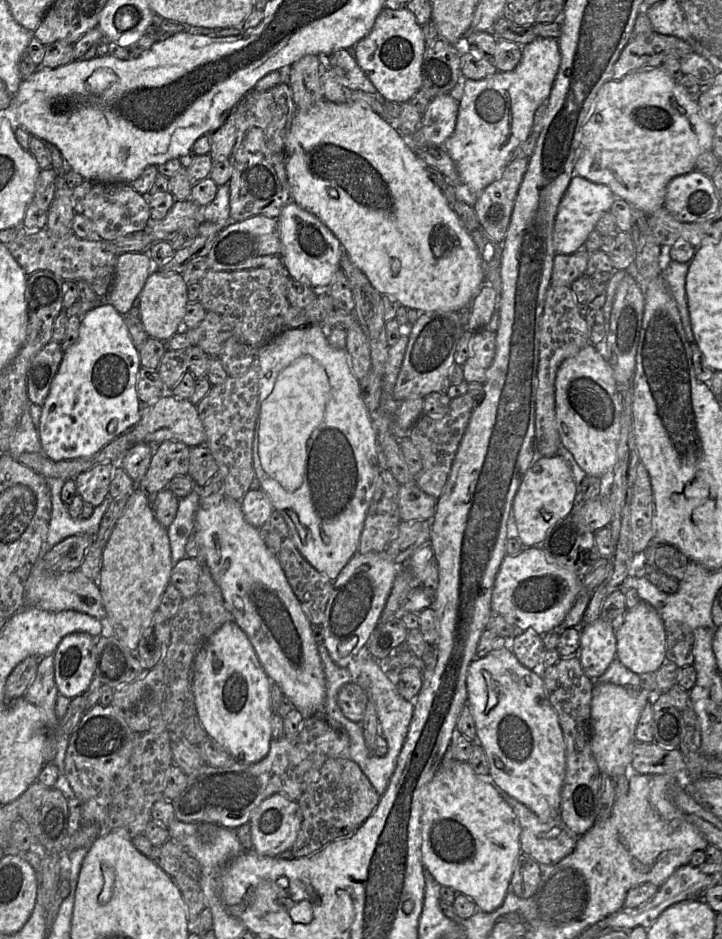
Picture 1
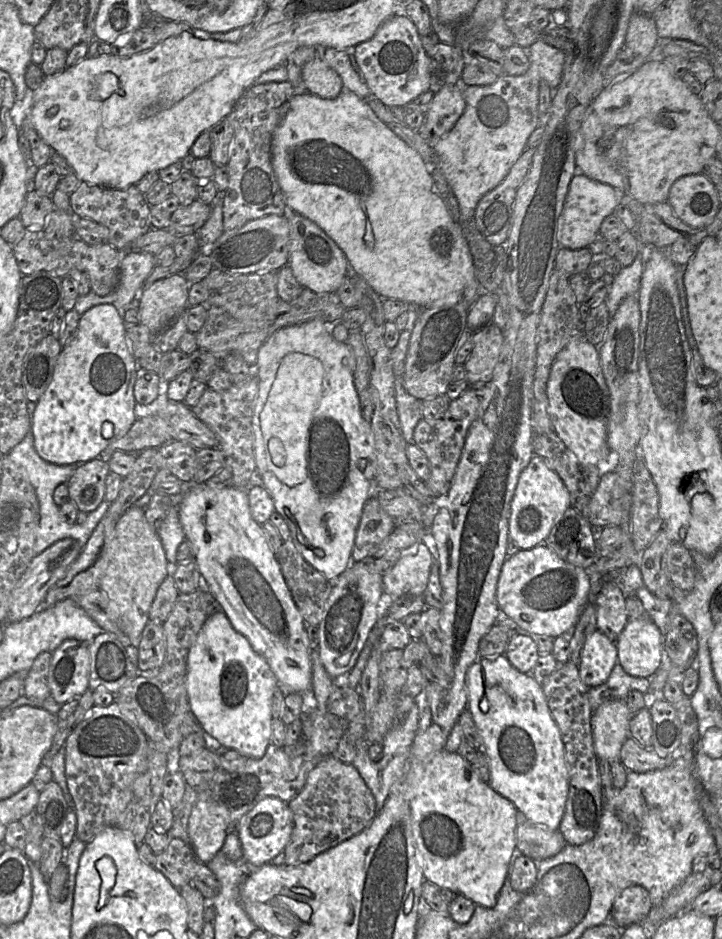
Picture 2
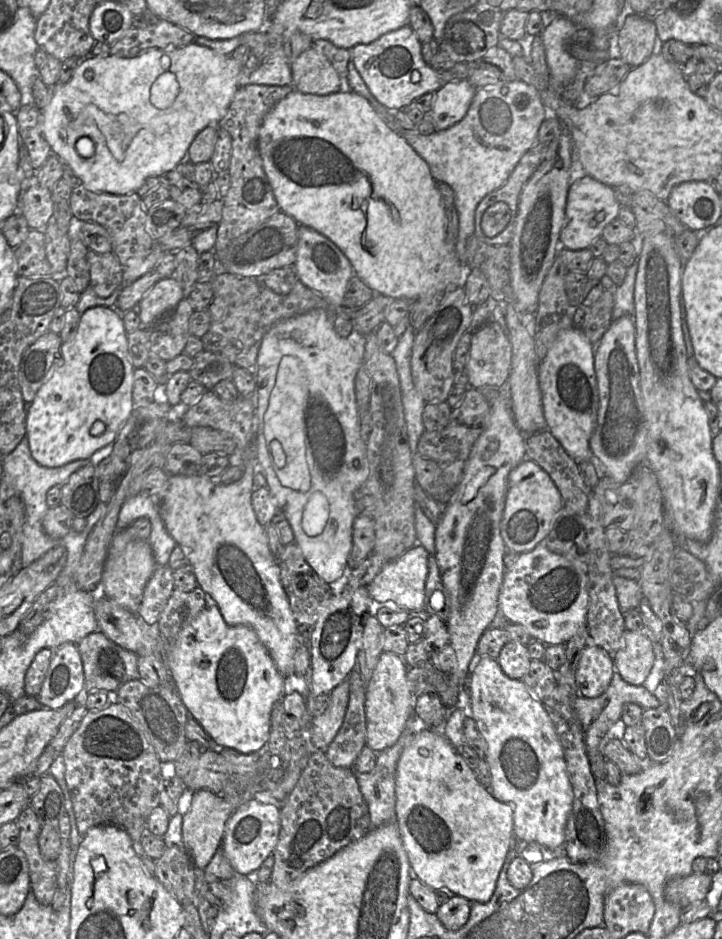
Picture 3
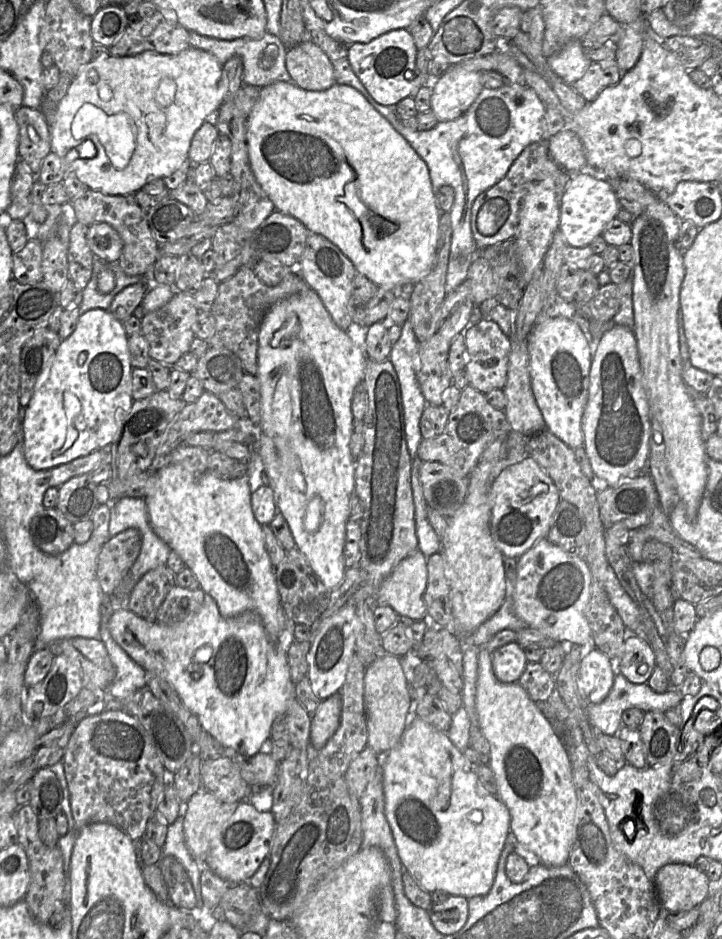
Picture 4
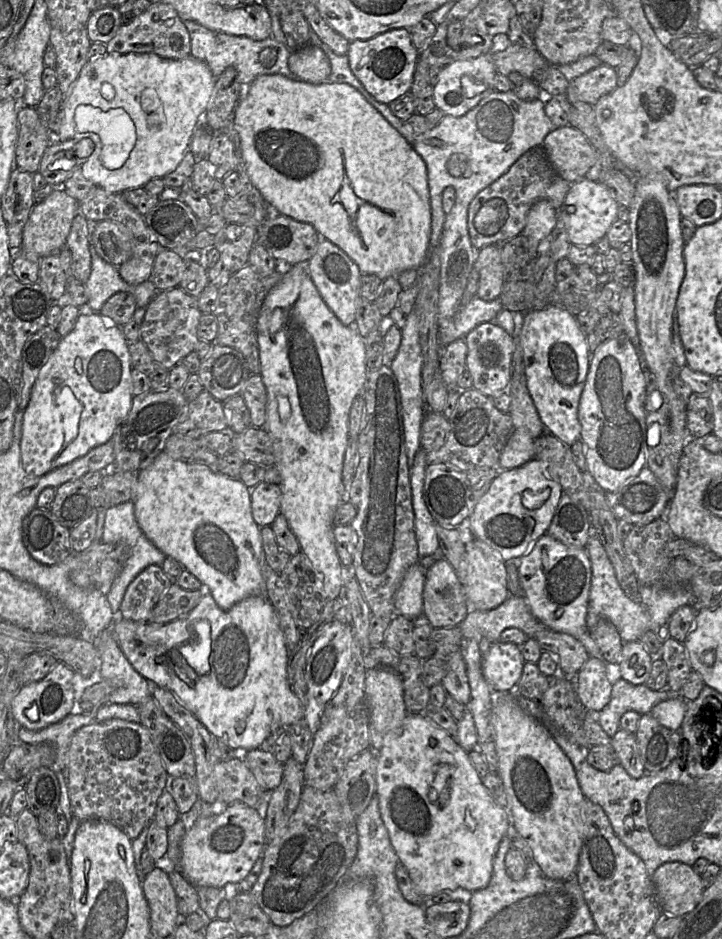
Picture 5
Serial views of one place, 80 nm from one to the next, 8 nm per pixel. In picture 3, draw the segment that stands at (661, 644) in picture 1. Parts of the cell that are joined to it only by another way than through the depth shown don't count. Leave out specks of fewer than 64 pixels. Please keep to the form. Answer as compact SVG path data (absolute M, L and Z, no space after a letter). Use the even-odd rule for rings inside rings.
M647 630L624 631L621 646L613 654L615 670L628 683L643 684L651 671L655 654Z

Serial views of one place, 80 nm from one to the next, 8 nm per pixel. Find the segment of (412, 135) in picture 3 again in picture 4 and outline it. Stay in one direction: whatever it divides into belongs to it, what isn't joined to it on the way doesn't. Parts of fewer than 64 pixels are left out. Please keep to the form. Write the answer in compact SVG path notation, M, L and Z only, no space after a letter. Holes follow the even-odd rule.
M504 85L501 88L498 89L490 89L490 88L483 88L476 100L472 103L472 105L468 108L468 110L459 118L451 121L444 121L439 122L434 128L427 131L413 131L408 128L406 128L403 123L398 118L398 115L393 110L395 107L387 107L384 105L380 105L377 103L374 99L371 99L372 101L369 102L375 110L377 110L390 124L391 126L402 136L405 138L405 140L411 145L411 147L416 151L416 153L419 155L419 157L426 163L429 175L431 179L432 184L432 190L436 197L437 201L437 193L441 186L443 185L449 185L454 189L455 192L455 198L454 203L451 208L451 210L448 212L450 215L451 220L451 226L452 226L452 238L451 238L451 248L450 248L450 255L449 255L449 261L448 261L448 267L447 267L447 275L446 275L446 283L445 283L445 291L446 294L450 293L454 289L456 289L466 278L468 274L468 270L470 268L470 265L474 259L474 251L476 250L477 246L473 238L472 230L471 230L471 210L472 205L476 197L481 194L482 192L488 190L490 187L494 186L496 183L498 183L501 179L504 178L504 176L509 171L511 165L514 163L514 161L517 159L517 157L521 154L521 152L530 144L538 142L543 139L543 130L542 130L542 119L545 115L546 106L541 101L541 99L538 97L536 92L526 86L520 86L520 85Z

